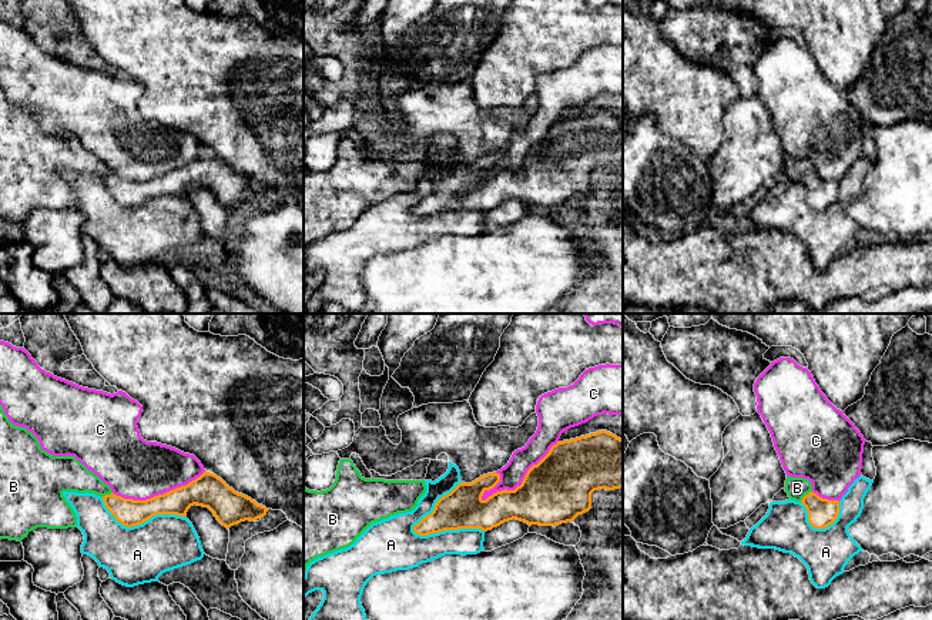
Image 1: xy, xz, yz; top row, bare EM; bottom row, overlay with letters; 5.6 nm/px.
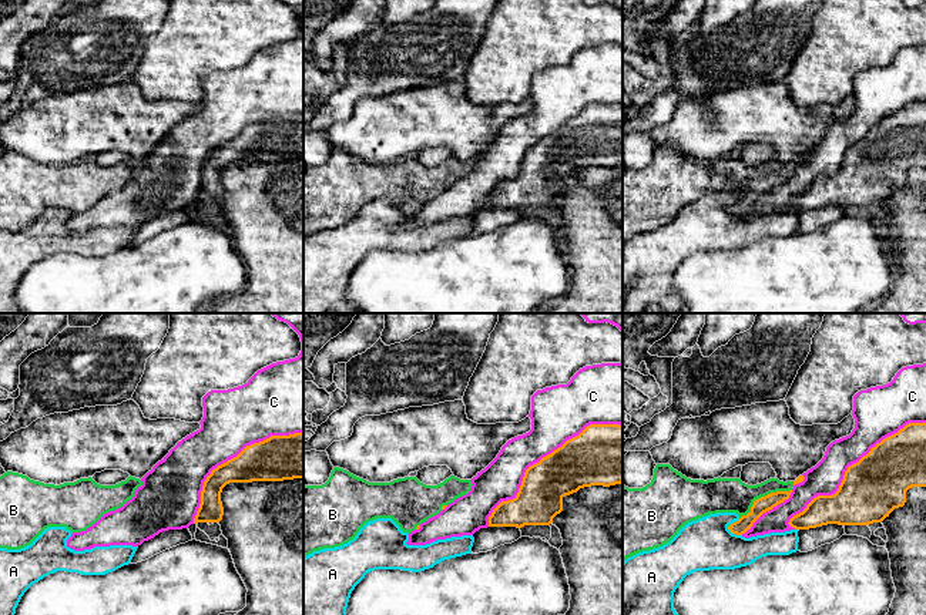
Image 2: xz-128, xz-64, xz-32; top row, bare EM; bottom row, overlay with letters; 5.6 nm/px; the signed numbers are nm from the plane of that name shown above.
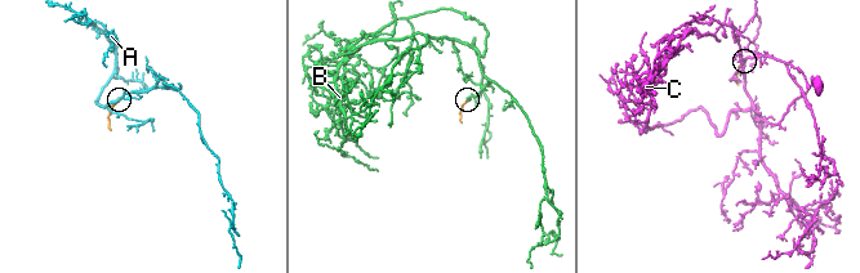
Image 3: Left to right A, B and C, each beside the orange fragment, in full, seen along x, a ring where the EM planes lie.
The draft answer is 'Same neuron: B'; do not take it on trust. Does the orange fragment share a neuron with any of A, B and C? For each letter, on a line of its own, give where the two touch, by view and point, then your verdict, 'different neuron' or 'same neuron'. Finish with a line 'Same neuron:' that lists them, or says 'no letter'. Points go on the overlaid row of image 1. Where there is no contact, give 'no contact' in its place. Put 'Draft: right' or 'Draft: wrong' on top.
Draft: right
A: xz (446, 529) | different neuron
B: yz (805, 495) | same neuron
C: xz (522, 482) | different neuron
Same neuron: B

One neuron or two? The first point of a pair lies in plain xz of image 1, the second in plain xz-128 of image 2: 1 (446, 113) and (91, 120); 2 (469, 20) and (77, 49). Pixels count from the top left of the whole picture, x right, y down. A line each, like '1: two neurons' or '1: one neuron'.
1: one neuron
2: one neuron

